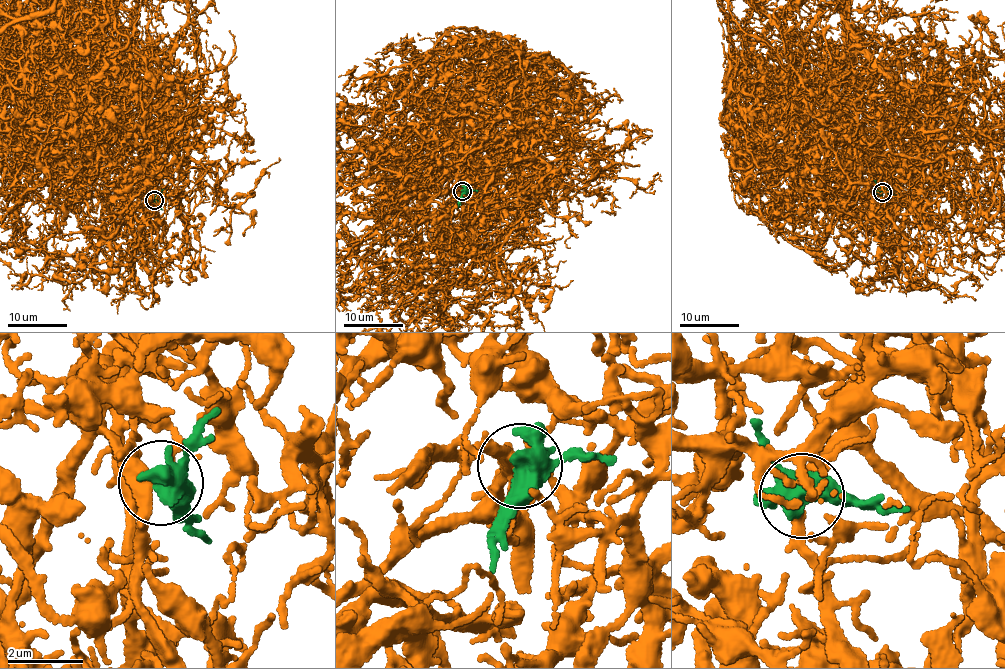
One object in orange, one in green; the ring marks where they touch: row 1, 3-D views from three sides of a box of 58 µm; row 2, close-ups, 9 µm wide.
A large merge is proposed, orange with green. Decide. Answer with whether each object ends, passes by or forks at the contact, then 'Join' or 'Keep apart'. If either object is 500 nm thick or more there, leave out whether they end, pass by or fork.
At the ring orange passes by. At the ring green forks. Join

